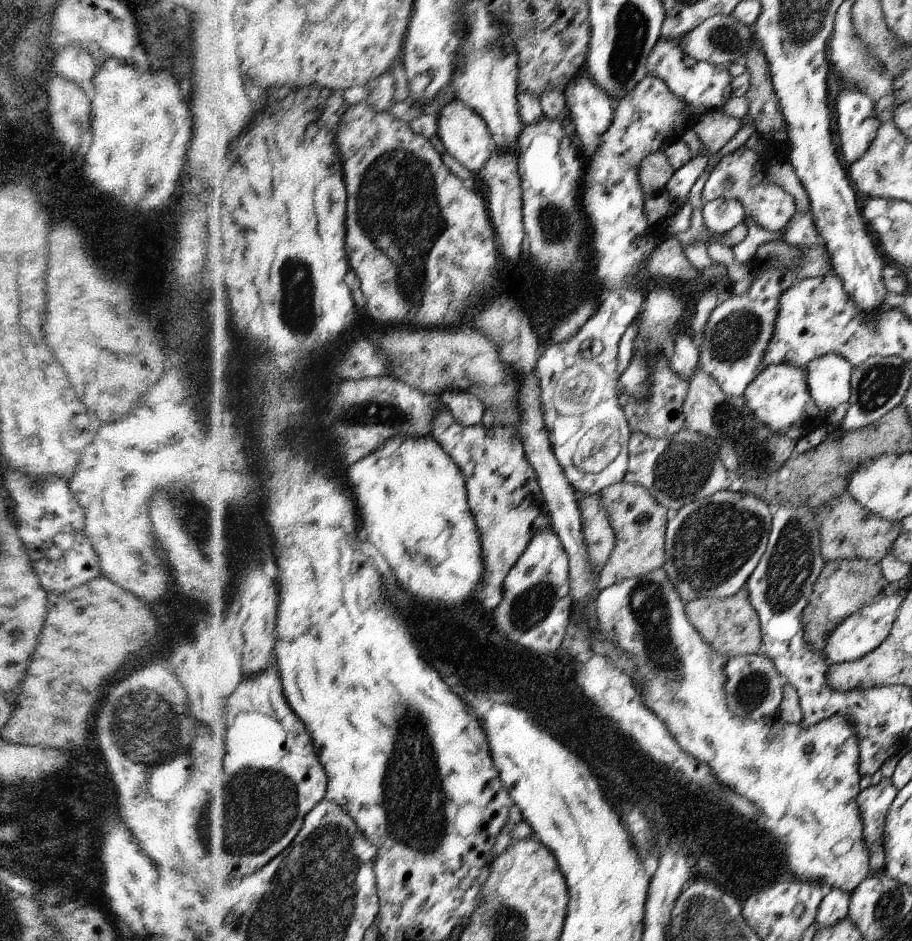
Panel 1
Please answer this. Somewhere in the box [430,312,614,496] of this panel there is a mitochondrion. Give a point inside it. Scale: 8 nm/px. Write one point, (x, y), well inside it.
(479, 380)

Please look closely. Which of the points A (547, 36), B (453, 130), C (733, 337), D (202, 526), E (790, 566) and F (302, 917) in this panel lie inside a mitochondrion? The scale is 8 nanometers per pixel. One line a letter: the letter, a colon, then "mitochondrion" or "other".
A: other
B: other
C: mitochondrion
D: other
E: mitochondrion
F: mitochondrion

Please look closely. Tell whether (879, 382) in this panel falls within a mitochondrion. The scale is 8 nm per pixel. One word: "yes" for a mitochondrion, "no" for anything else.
yes

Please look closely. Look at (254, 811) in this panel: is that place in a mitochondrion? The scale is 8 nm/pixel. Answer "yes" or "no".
yes

